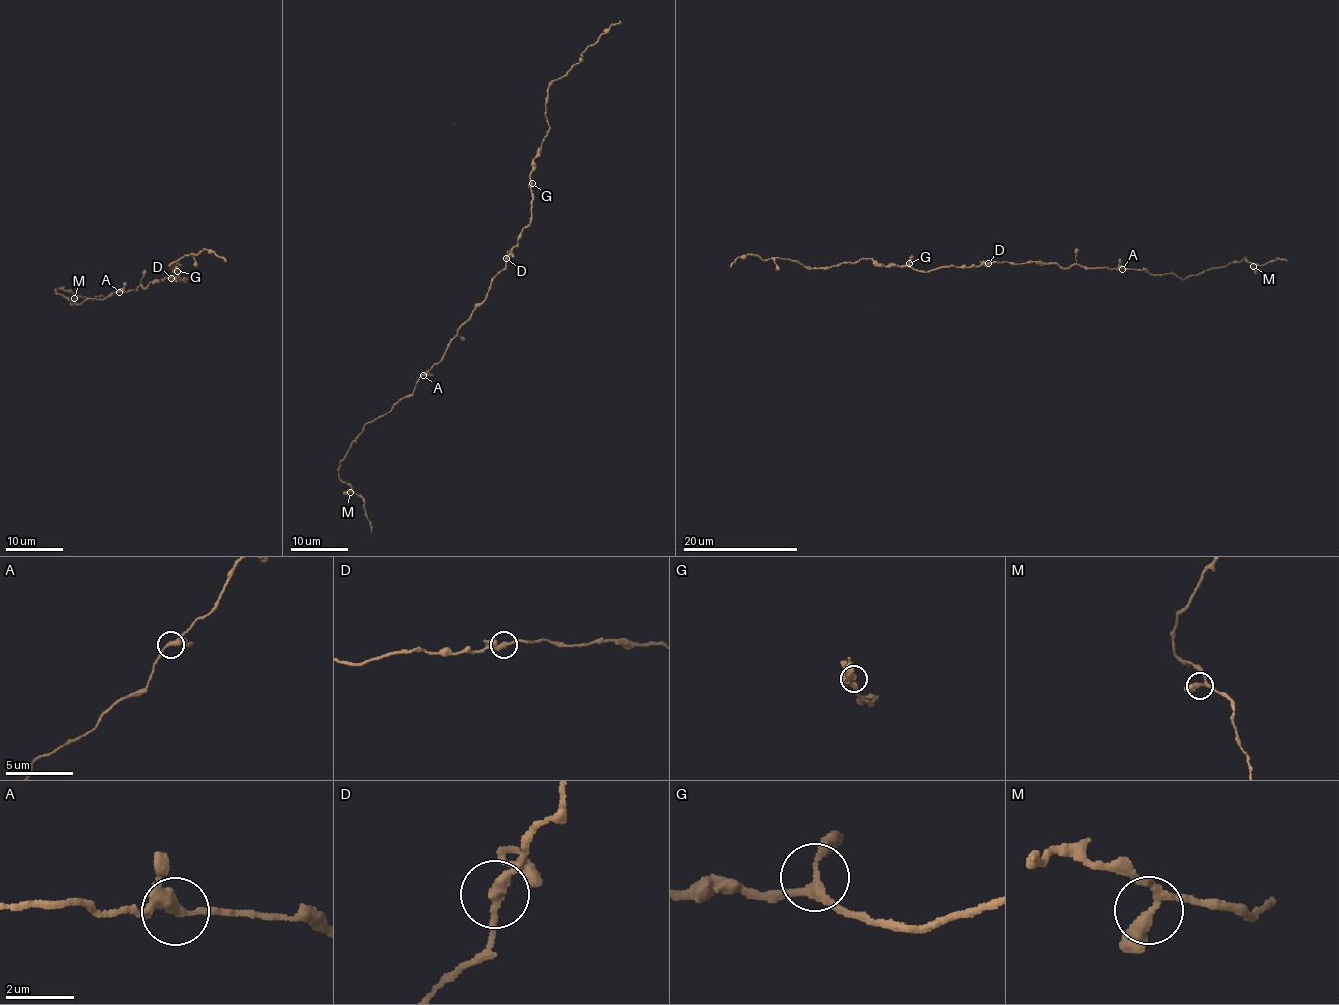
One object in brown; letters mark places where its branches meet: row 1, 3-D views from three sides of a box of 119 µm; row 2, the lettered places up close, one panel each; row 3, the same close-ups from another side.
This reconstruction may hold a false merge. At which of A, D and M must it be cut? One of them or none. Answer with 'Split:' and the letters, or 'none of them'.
Split: none of them

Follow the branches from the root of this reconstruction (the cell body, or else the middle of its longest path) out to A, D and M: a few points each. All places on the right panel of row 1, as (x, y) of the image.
A: (1018, 263), (1122, 269)
D: (1018, 263), (988, 264)
M: (1018, 263), (1135, 268), (1184, 279), (1243, 259), (1253, 266)

